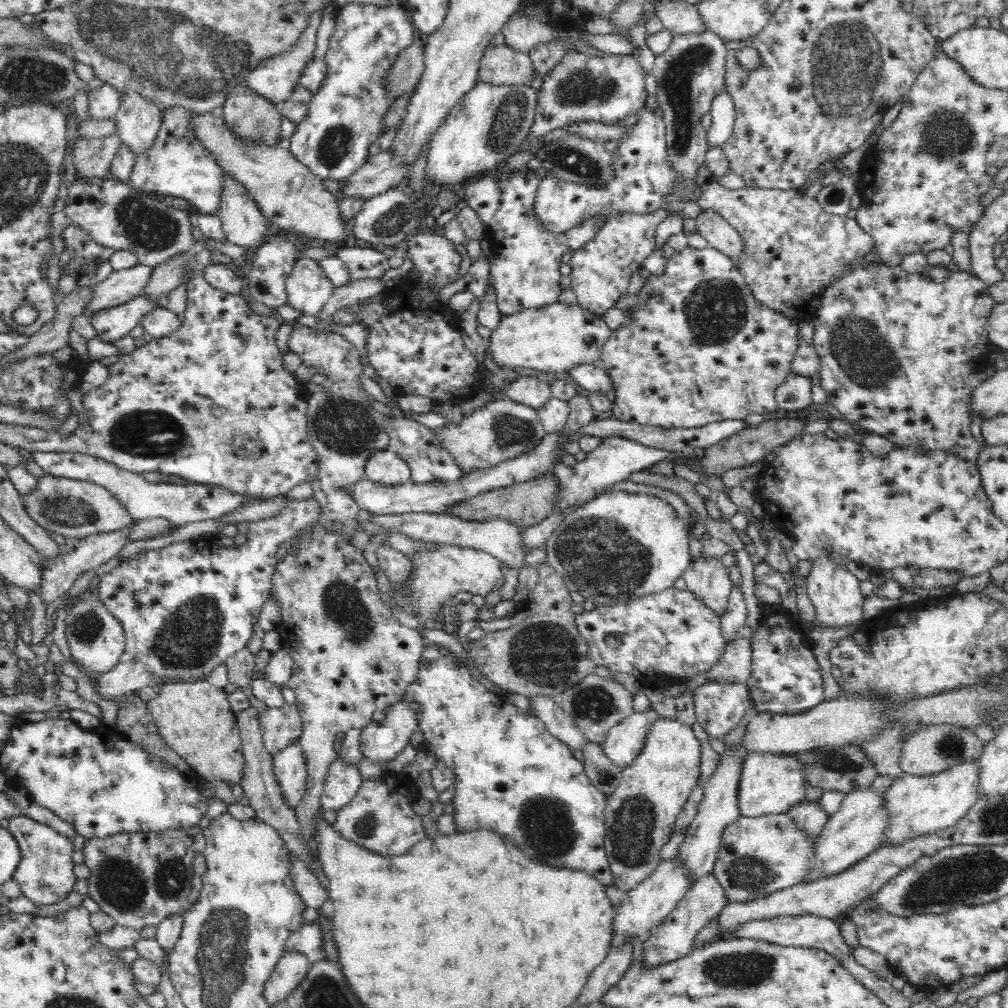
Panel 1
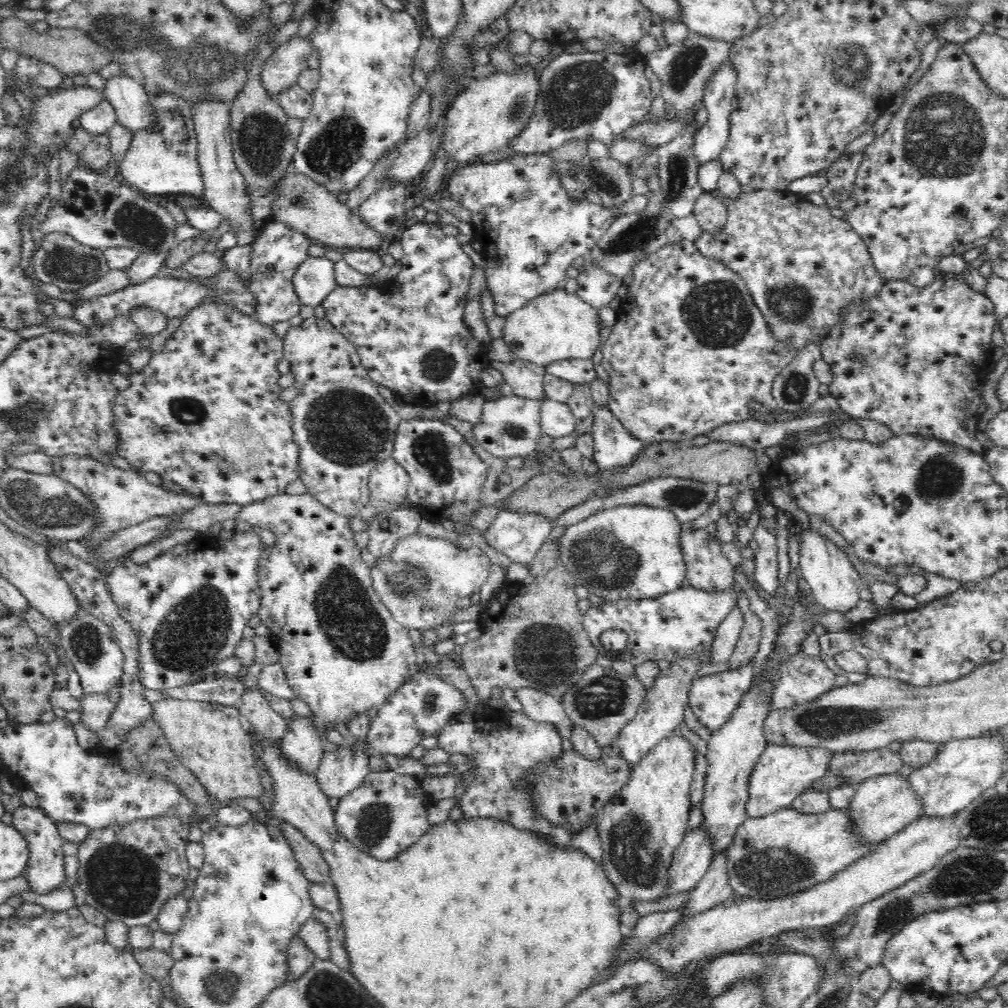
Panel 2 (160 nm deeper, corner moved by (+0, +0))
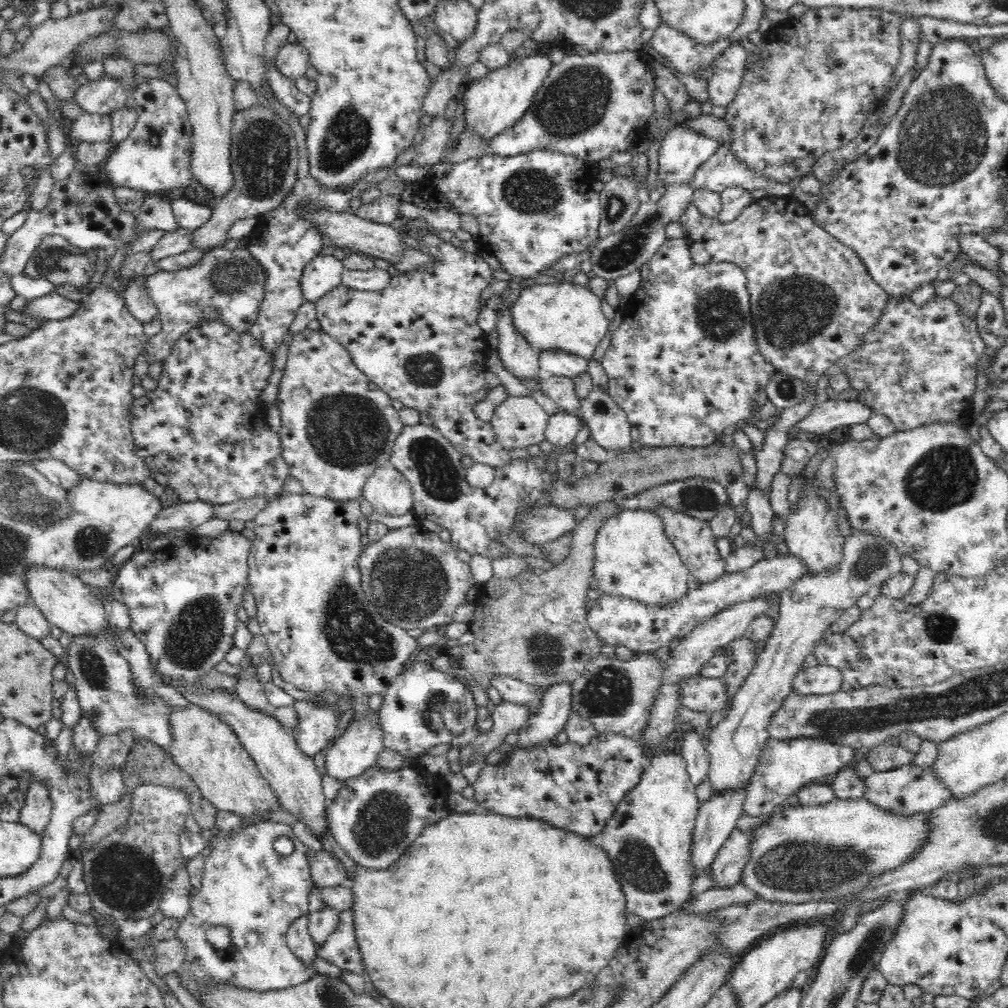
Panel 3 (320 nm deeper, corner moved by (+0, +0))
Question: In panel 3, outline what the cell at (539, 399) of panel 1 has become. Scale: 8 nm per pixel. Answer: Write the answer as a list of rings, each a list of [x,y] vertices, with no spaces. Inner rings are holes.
[[[510,308],[499,310],[496,330],[499,336],[497,348],[504,368],[518,380],[539,380],[543,372],[540,368],[540,354],[532,351],[512,326]]]

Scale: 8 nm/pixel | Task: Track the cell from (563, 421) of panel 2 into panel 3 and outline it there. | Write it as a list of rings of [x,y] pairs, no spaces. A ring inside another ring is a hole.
[[[561,409],[560,412],[548,415],[545,439],[554,446],[568,446],[574,442],[580,429],[581,423],[575,414]]]

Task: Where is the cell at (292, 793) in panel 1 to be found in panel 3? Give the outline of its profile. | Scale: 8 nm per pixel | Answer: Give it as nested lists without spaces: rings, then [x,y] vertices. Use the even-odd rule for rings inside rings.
[[[296,701],[293,705],[298,722],[290,729],[297,747],[308,757],[318,756],[326,745],[338,734],[340,715],[332,708],[319,706],[315,702]]]

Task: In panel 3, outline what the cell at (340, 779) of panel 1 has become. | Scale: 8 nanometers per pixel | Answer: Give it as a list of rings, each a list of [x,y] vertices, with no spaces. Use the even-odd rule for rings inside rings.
[[[370,710],[370,714],[362,720],[351,720],[344,733],[338,737],[334,744],[326,752],[324,760],[324,776],[330,776],[344,785],[348,780],[363,775],[368,768],[377,764],[378,753],[383,749],[381,746],[381,728],[376,721],[377,713]]]

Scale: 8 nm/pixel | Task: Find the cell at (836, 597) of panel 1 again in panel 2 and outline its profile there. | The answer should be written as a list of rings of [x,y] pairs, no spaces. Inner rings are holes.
[[[811,528],[803,530],[798,535],[798,540],[800,576],[812,589],[814,601],[826,610],[839,612],[841,615],[851,612],[861,601],[860,594],[864,583],[846,553],[826,536],[814,532]]]

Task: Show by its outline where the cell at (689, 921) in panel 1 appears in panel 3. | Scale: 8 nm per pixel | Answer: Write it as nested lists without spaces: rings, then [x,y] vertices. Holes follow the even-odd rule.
[[[735,829],[724,846],[718,851],[710,868],[710,878],[714,882],[714,888],[732,888],[741,882],[740,876],[743,866],[746,864],[749,853],[749,842],[752,839],[752,832],[749,836]]]

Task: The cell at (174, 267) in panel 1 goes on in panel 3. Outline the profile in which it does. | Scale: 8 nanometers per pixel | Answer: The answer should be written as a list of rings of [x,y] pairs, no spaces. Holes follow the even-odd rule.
[[[259,101],[259,104],[254,104],[254,106],[246,108],[246,110],[238,110],[234,114],[231,139],[233,140],[231,156],[234,188],[222,200],[218,201],[217,206],[213,209],[210,221],[193,231],[191,240],[192,249],[208,251],[223,245],[228,229],[236,221],[247,218],[258,218],[260,215],[274,210],[276,206],[280,206],[284,202],[284,197],[292,190],[292,187],[298,180],[298,144],[295,132],[265,102]]]

